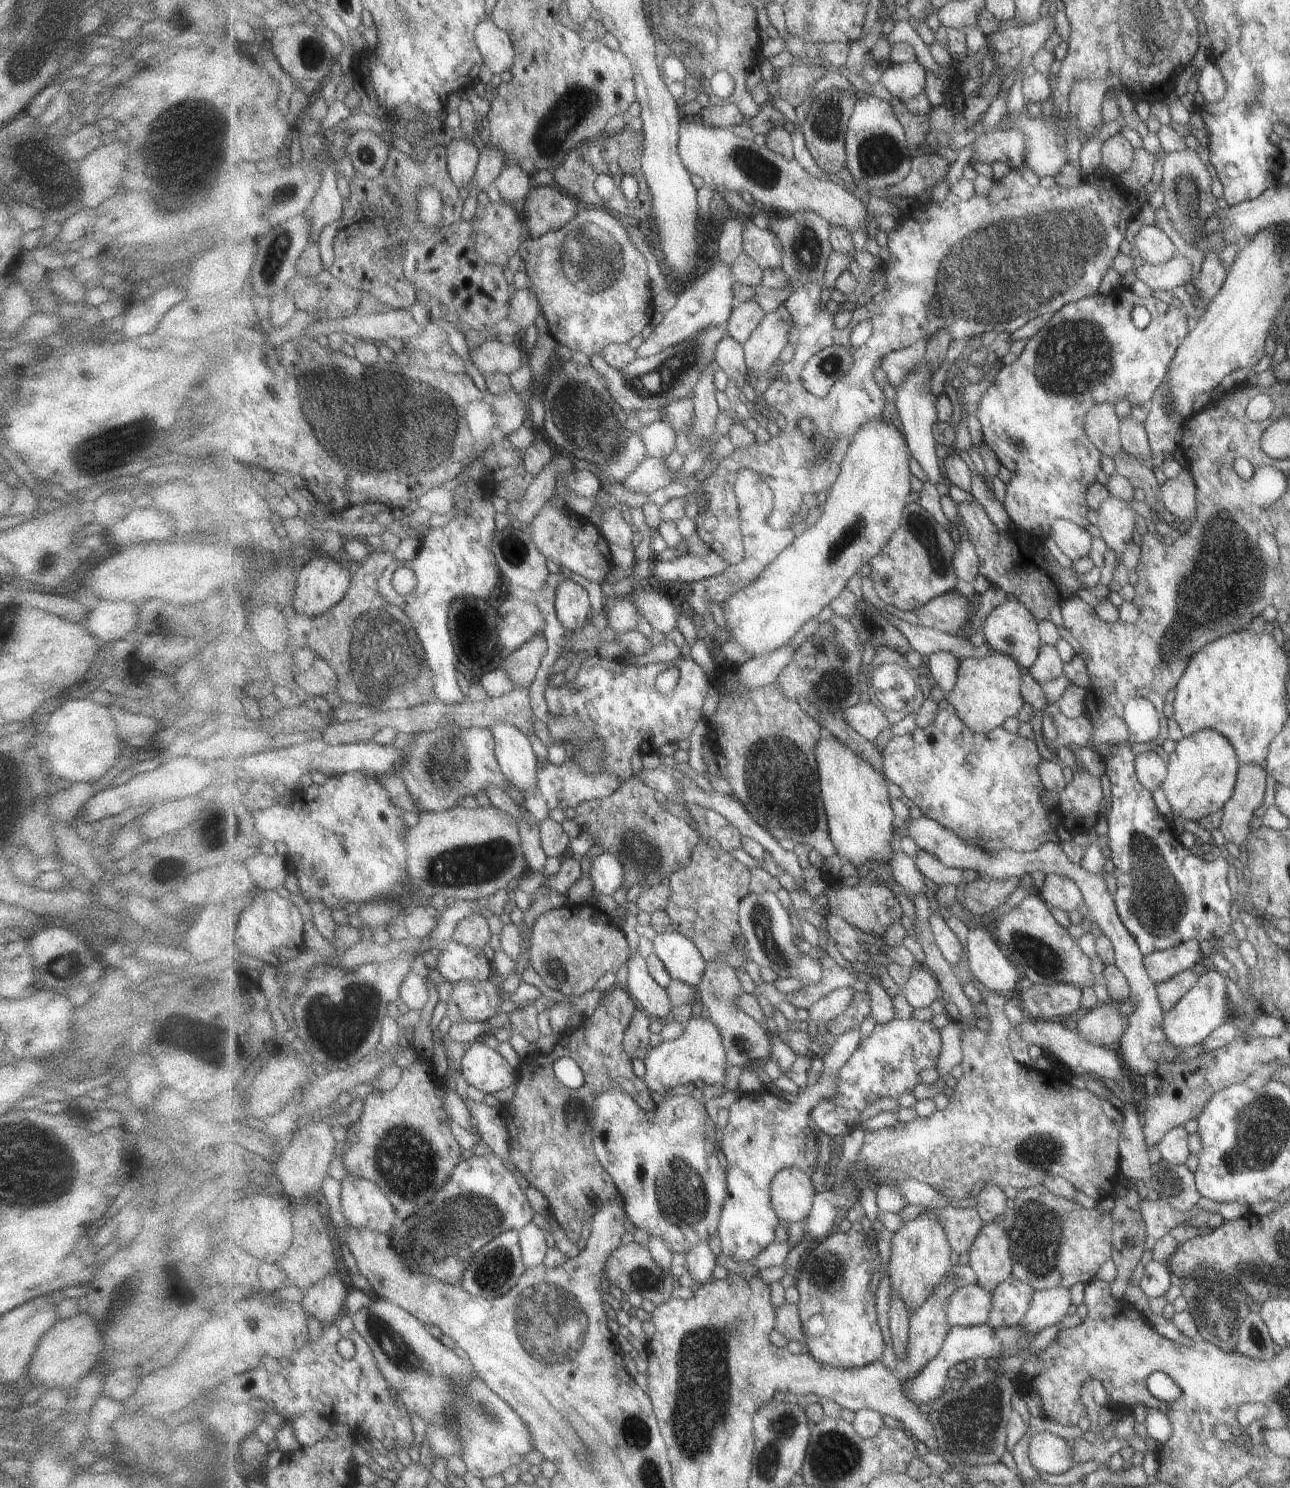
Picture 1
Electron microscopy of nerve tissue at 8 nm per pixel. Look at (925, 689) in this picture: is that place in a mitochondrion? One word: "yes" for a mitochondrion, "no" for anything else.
no

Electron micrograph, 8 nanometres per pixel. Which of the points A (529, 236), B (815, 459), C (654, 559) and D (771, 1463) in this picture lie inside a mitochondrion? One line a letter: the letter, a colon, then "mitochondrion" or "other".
A: other
B: mitochondrion
C: other
D: mitochondrion

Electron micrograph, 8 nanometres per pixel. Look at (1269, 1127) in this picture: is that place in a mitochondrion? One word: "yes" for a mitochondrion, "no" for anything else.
yes

